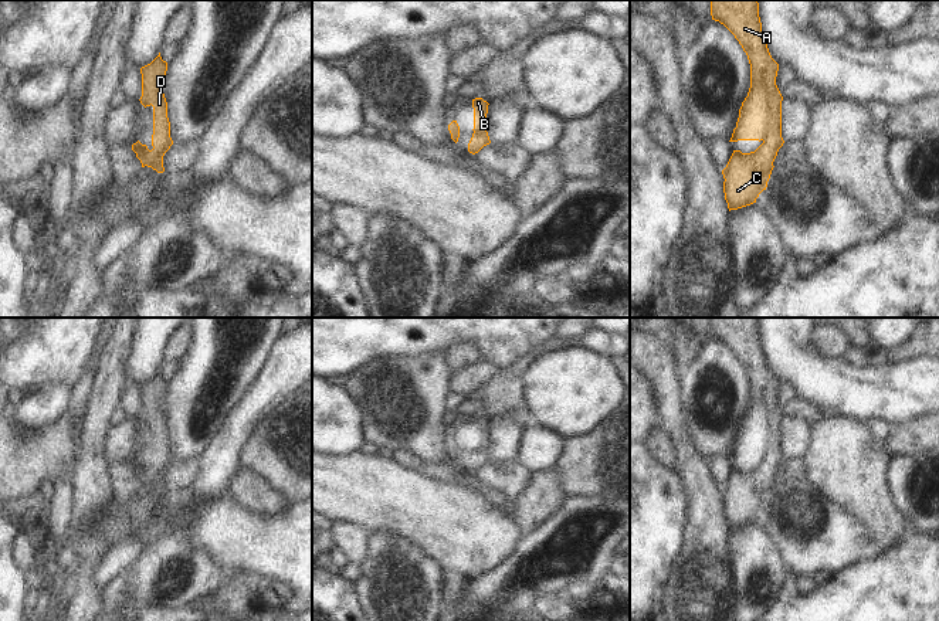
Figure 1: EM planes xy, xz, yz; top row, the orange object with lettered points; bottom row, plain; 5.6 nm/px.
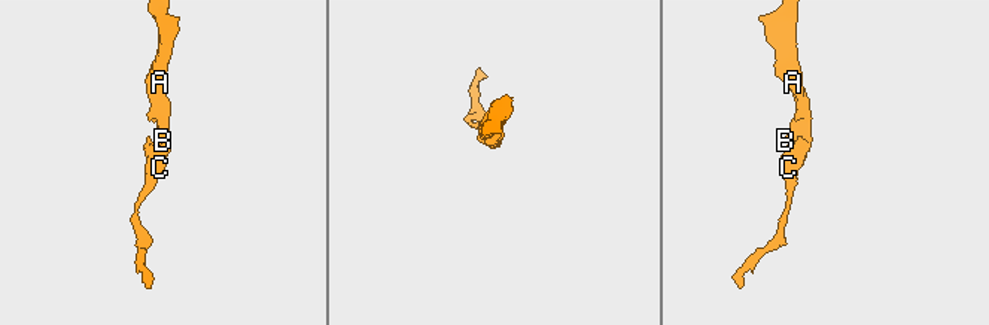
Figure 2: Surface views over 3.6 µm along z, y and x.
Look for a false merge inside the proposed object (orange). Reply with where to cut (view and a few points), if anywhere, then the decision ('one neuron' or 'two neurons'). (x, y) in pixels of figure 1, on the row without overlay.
no cut; one neuron

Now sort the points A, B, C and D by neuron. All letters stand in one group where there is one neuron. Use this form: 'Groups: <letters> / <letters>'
Groups: A B C D.

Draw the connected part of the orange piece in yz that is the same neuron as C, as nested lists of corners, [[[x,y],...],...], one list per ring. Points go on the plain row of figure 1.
[[[711,318],[711,333],[735,353],[750,381],[750,405],[729,459],[763,459],[750,471],[733,468],[722,488],[725,518],[730,529],[756,520],[767,505],[773,479],[784,461],[783,414],[776,403],[779,381],[772,376],[765,357],[757,318]]]

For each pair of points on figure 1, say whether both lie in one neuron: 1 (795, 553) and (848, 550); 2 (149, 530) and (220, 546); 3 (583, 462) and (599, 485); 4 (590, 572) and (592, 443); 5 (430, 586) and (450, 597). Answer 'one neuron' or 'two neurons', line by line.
1: one neuron
2: one neuron
3: one neuron
4: two neurons
5: two neurons

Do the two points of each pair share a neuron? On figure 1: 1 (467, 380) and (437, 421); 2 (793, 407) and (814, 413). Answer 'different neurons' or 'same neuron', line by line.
1: different neurons
2: same neuron

